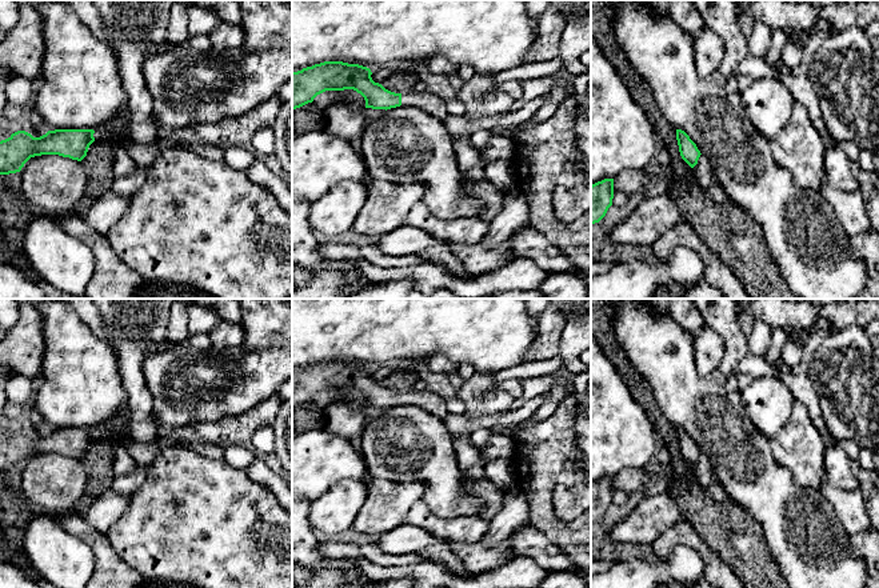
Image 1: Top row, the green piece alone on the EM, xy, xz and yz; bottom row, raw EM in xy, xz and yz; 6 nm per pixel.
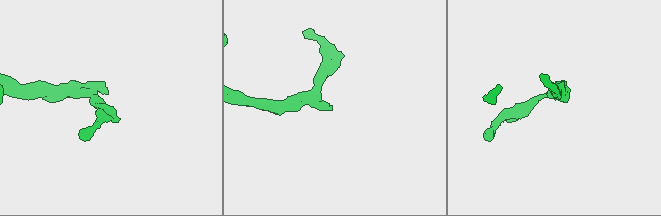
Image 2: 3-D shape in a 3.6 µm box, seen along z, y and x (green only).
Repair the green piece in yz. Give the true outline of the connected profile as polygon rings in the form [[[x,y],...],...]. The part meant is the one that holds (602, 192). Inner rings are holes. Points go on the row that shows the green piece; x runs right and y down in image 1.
[[[604,179],[591,185],[591,224],[599,223],[612,205],[614,179]]]

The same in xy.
[[[109,128],[97,129],[55,129],[40,137],[25,131],[17,131],[0,141],[0,175],[20,172],[24,164],[35,156],[59,155],[81,161],[95,140],[107,139]]]

